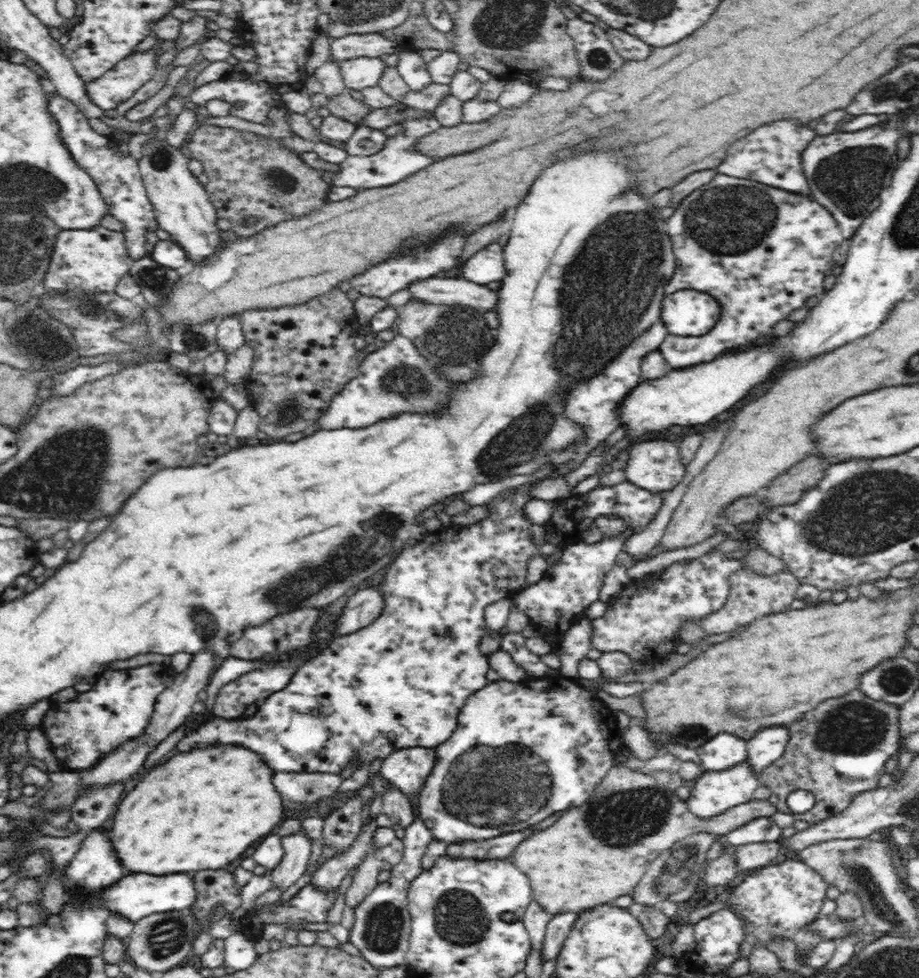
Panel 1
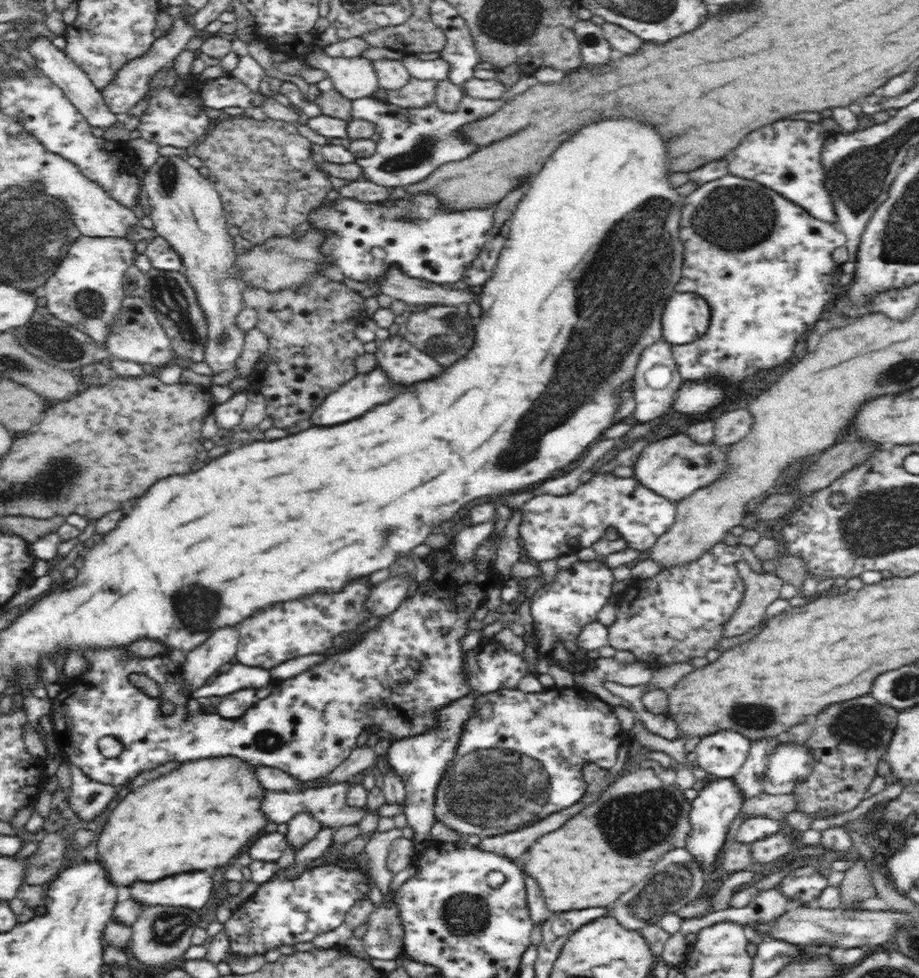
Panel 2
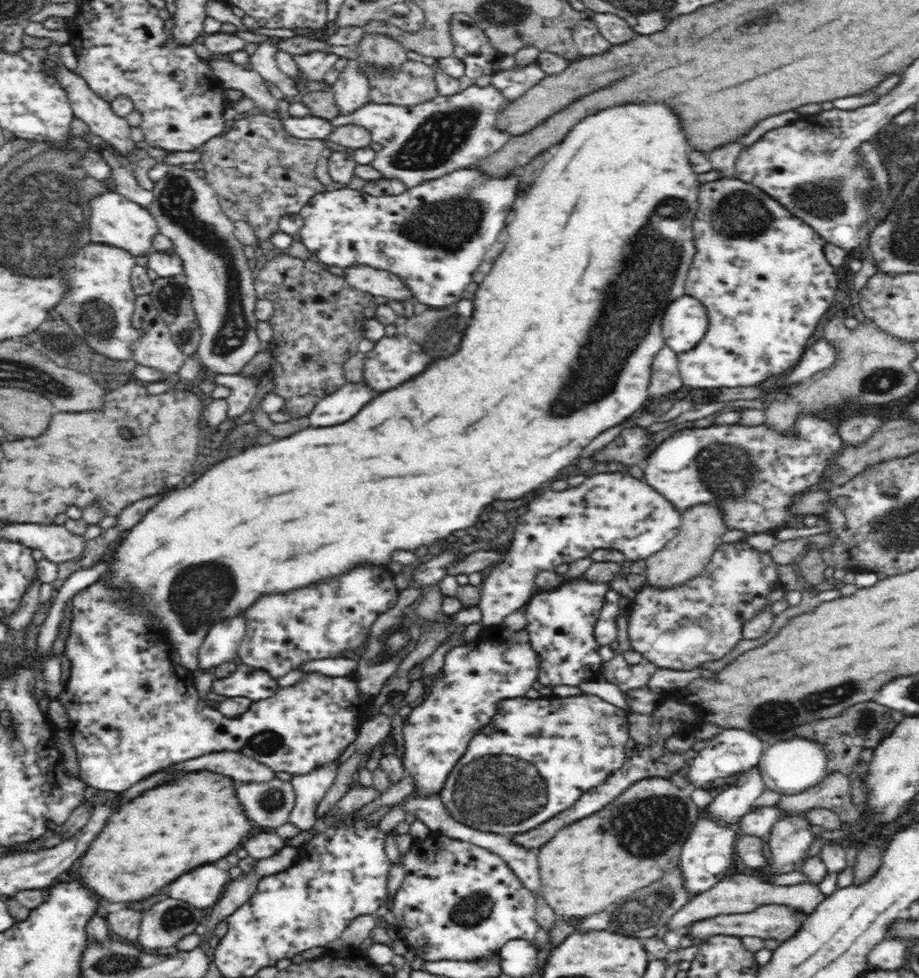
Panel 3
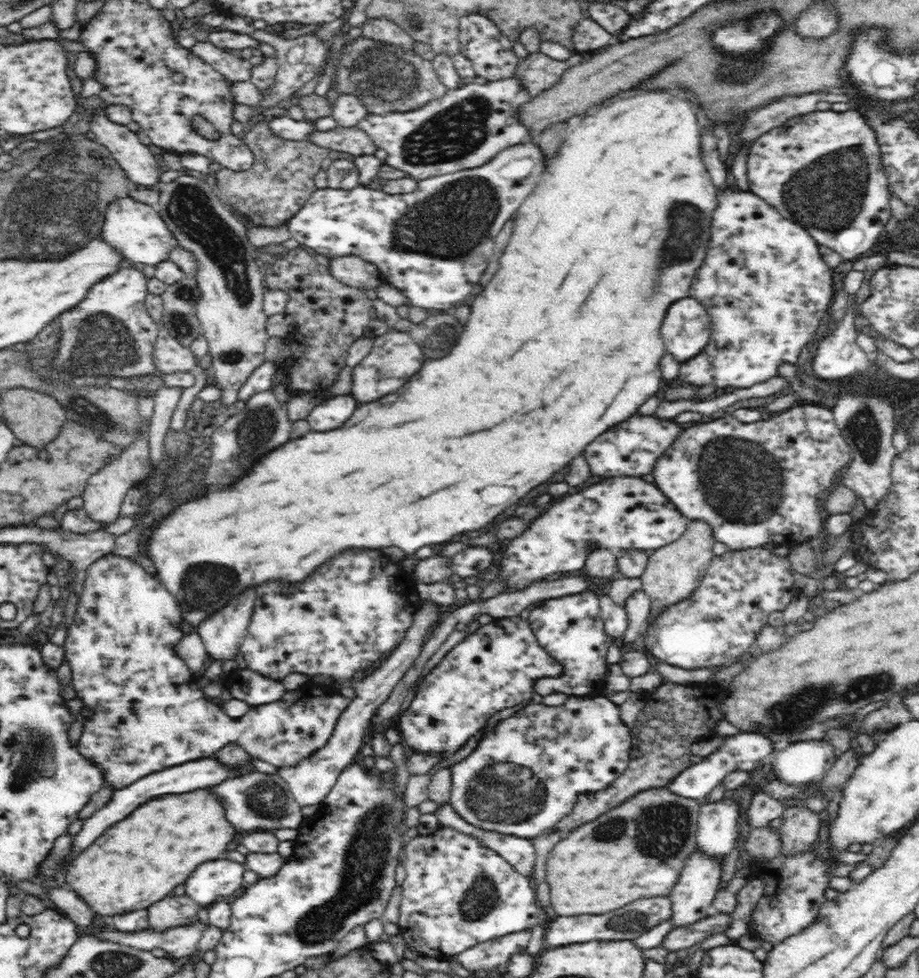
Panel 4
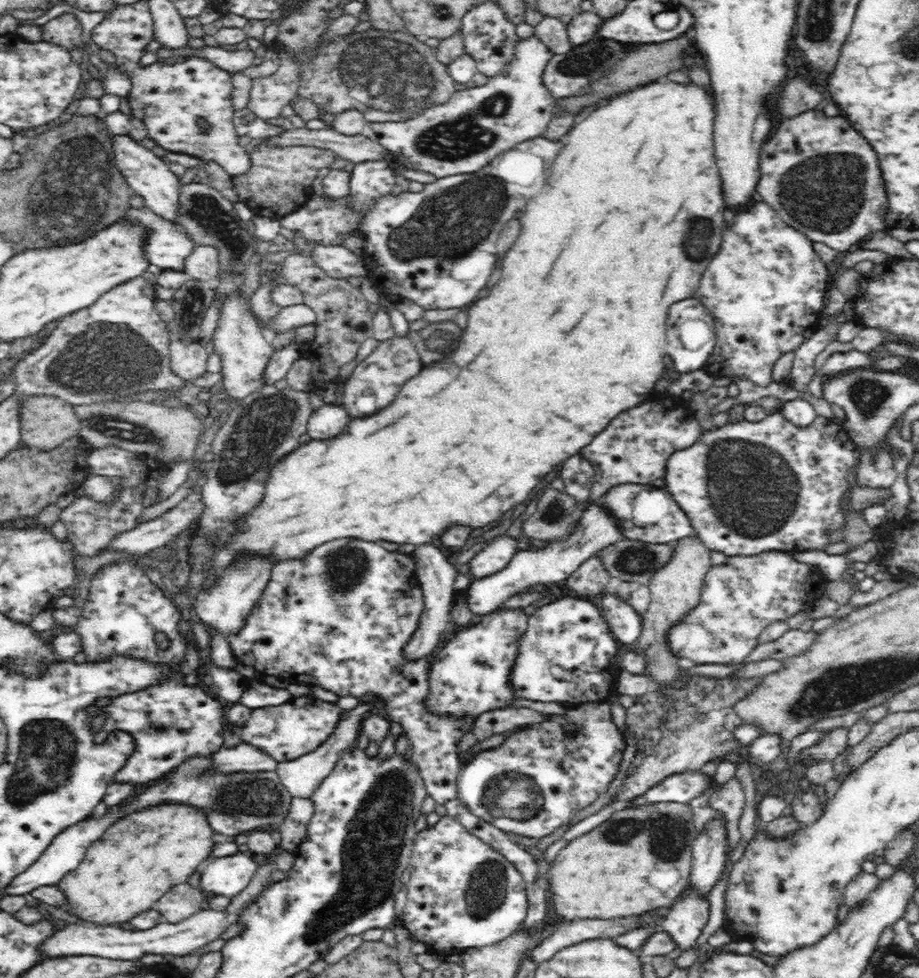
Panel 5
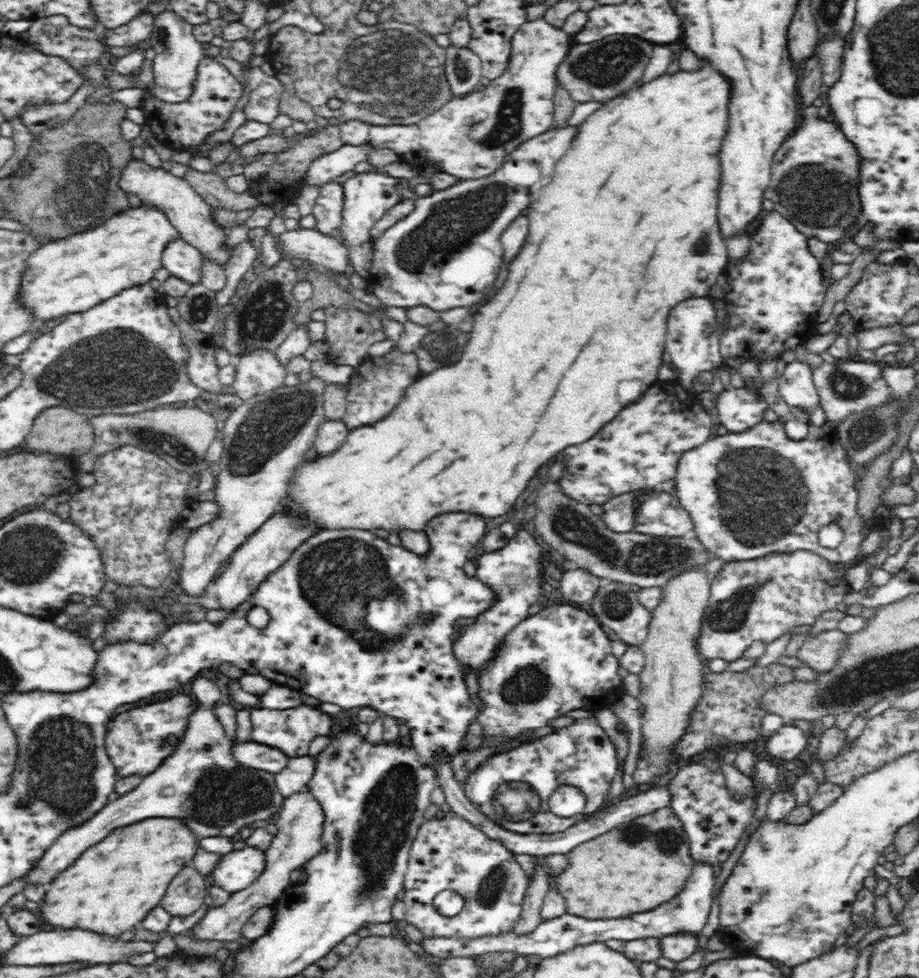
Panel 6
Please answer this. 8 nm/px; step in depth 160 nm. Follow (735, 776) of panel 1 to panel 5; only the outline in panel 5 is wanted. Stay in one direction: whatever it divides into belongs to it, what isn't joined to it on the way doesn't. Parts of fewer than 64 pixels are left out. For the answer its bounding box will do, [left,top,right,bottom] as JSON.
[659,886,709,951]

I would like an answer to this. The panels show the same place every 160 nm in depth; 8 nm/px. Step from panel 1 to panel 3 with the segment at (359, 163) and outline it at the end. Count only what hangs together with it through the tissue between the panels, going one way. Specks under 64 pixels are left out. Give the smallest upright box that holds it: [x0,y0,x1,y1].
[331,85,511,188]

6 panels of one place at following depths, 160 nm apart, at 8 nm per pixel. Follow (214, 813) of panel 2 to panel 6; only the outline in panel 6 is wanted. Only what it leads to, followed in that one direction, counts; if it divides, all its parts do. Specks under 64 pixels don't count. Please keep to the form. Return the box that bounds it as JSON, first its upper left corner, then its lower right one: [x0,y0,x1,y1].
[42,818,198,936]

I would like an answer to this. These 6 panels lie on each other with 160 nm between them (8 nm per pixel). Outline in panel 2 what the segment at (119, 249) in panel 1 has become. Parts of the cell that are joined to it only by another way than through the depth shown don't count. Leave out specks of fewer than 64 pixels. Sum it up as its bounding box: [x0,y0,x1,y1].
[40,235,135,344]

